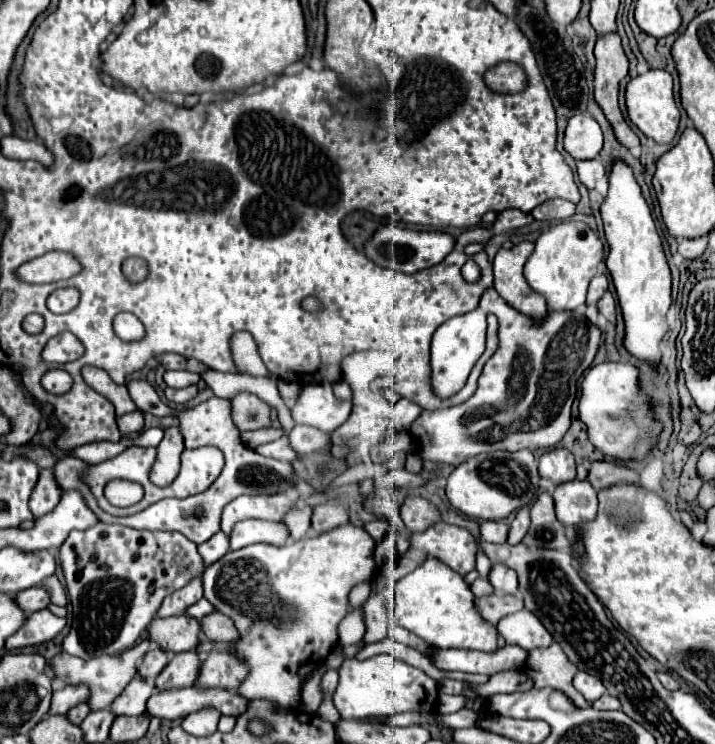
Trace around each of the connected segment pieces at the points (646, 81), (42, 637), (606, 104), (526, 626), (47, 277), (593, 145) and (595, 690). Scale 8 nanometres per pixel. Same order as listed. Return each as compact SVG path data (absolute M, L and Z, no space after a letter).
M649 69L647 73L631 79L625 87L625 101L629 119L645 137L653 139L659 145L669 145L675 139L679 127L679 109L673 97L673 77L667 71Z
M49 609L37 611L33 615L29 615L29 621L25 623L25 629L19 629L13 637L9 637L5 647L11 651L11 649L21 649L21 647L47 643L53 637L57 637L63 627L65 627L65 619L55 617Z
M609 33L605 37L599 37L597 39L597 47L595 47L595 57L597 57L597 67L595 67L595 101L597 105L603 109L607 121L611 123L613 127L613 133L617 137L617 141L621 145L625 145L627 149L637 149L639 147L639 137L631 131L631 127L625 123L623 115L621 115L621 109L619 109L619 103L617 103L617 95L619 95L619 83L621 79L627 75L627 69L629 69L629 61L623 53L623 47L621 47L621 39L617 33Z
M521 609L501 619L497 625L497 631L503 635L507 645L519 645L525 651L545 649L553 643L553 637L549 635L549 631L527 609Z
M51 252L22 264L16 271L17 279L25 283L53 283L79 273L79 263L73 255Z
M589 115L571 117L565 129L565 151L575 159L595 159L603 149L599 123Z
M579 671L579 673L575 675L575 687L581 691L581 695L583 695L587 701L595 701L595 699L599 699L599 697L605 693L603 683L601 683L597 677L593 677L593 675L585 673L585 671Z

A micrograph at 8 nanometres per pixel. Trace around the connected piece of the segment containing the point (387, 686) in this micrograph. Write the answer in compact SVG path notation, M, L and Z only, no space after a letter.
M375 655L365 661L349 659L339 667L339 685L335 689L333 703L343 719L369 719L407 711L433 711L437 693L439 689L435 681L421 673L421 669L389 655Z

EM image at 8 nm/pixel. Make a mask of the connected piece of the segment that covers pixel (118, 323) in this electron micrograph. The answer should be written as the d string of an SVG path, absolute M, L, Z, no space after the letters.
M119 313L113 321L113 329L123 341L137 341L145 337L145 327L133 313Z

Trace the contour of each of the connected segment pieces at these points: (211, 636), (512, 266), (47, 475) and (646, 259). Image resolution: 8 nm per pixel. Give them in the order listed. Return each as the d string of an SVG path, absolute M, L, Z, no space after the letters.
M219 611L211 613L209 617L203 617L201 619L201 629L203 629L203 635L213 643L229 645L229 643L235 643L235 641L241 639L235 623Z
M523 241L513 249L499 249L493 259L493 287L519 313L533 319L533 323L543 323L547 317L547 307L541 295L533 293L523 279L523 265L533 253L533 243Z
M43 469L41 477L37 481L37 489L33 491L33 497L29 499L29 505L33 509L35 517L41 517L49 513L61 499L61 487L55 481L53 469Z
M615 161L609 175L609 193L601 205L601 219L605 225L605 237L609 253L605 265L611 273L619 307L625 319L625 349L639 361L647 361L651 367L661 363L661 341L667 333L667 311L671 305L671 271L661 247L661 237L653 223L651 211L641 195L641 189L633 177L633 171Z

